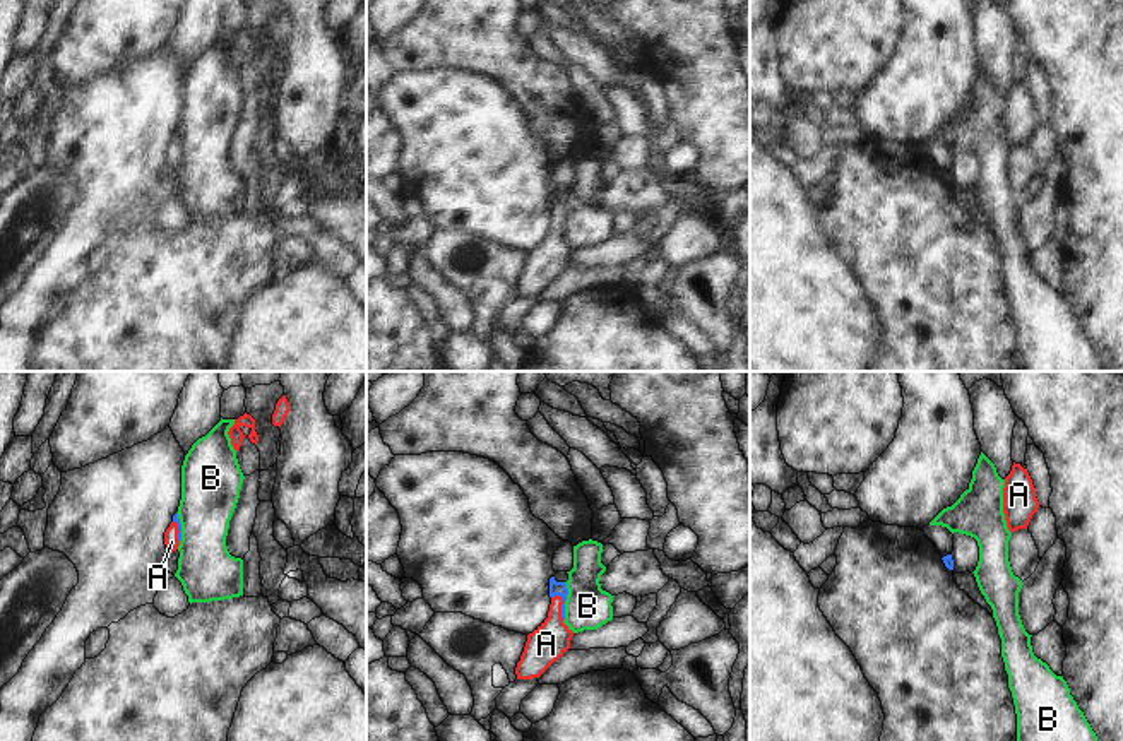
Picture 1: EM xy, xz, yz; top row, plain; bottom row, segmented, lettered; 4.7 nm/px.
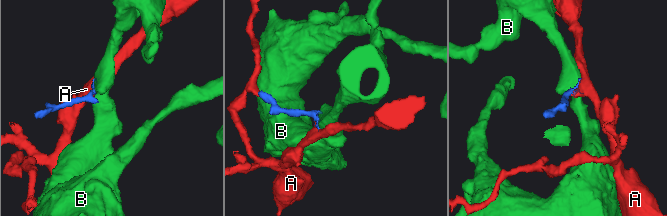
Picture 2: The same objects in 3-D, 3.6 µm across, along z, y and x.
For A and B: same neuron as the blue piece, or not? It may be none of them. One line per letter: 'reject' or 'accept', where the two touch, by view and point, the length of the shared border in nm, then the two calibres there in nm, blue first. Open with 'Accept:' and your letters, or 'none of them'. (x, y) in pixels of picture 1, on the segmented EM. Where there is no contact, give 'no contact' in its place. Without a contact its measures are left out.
Accept: A
A: accept; meets blue in xz at (562, 606); contact 130 nm long; 70 nm thick on the blue side, 170 nm on the other
B: reject; meets blue in xz at (564, 603); contact 190 nm long; 70 nm thick on the blue side, 220 nm on the other

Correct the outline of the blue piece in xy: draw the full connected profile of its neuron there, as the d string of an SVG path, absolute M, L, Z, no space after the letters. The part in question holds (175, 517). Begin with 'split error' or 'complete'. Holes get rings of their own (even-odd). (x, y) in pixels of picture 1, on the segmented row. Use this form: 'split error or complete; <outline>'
split error; M178 513L173 515L173 522L164 532L164 544L168 551L176 551L181 541L181 524Z

